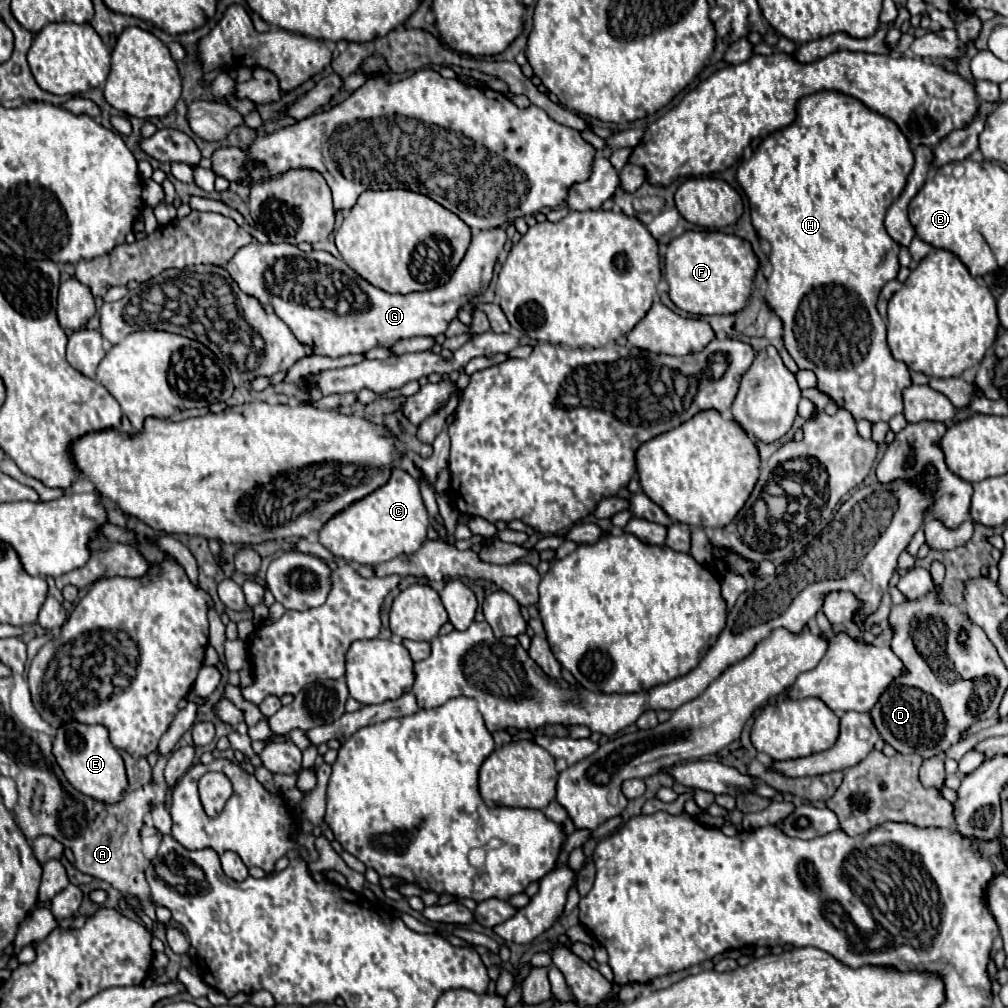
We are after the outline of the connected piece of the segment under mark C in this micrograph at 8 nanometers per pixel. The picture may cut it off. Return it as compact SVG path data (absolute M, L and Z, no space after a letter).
M394 469L390 481L372 495L356 501L346 511L328 521L320 531L320 543L336 557L356 561L360 565L380 565L396 555L416 553L426 541L430 525L428 511L422 503L420 487L414 477L402 469Z

